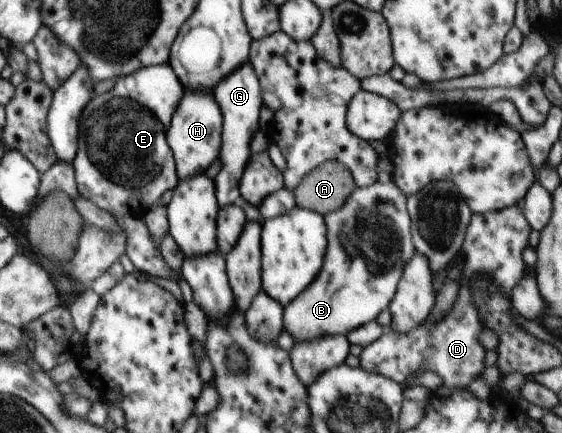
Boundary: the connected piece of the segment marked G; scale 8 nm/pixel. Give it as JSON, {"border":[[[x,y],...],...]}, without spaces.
{"border":[[[248,61],[232,74],[223,78],[212,93],[214,100],[218,103],[222,111],[222,146],[220,149],[221,169],[214,179],[215,195],[220,207],[235,204],[241,201],[240,181],[252,156],[253,136],[260,129],[260,111],[264,105],[261,95],[261,86],[254,72],[252,65]]]}

